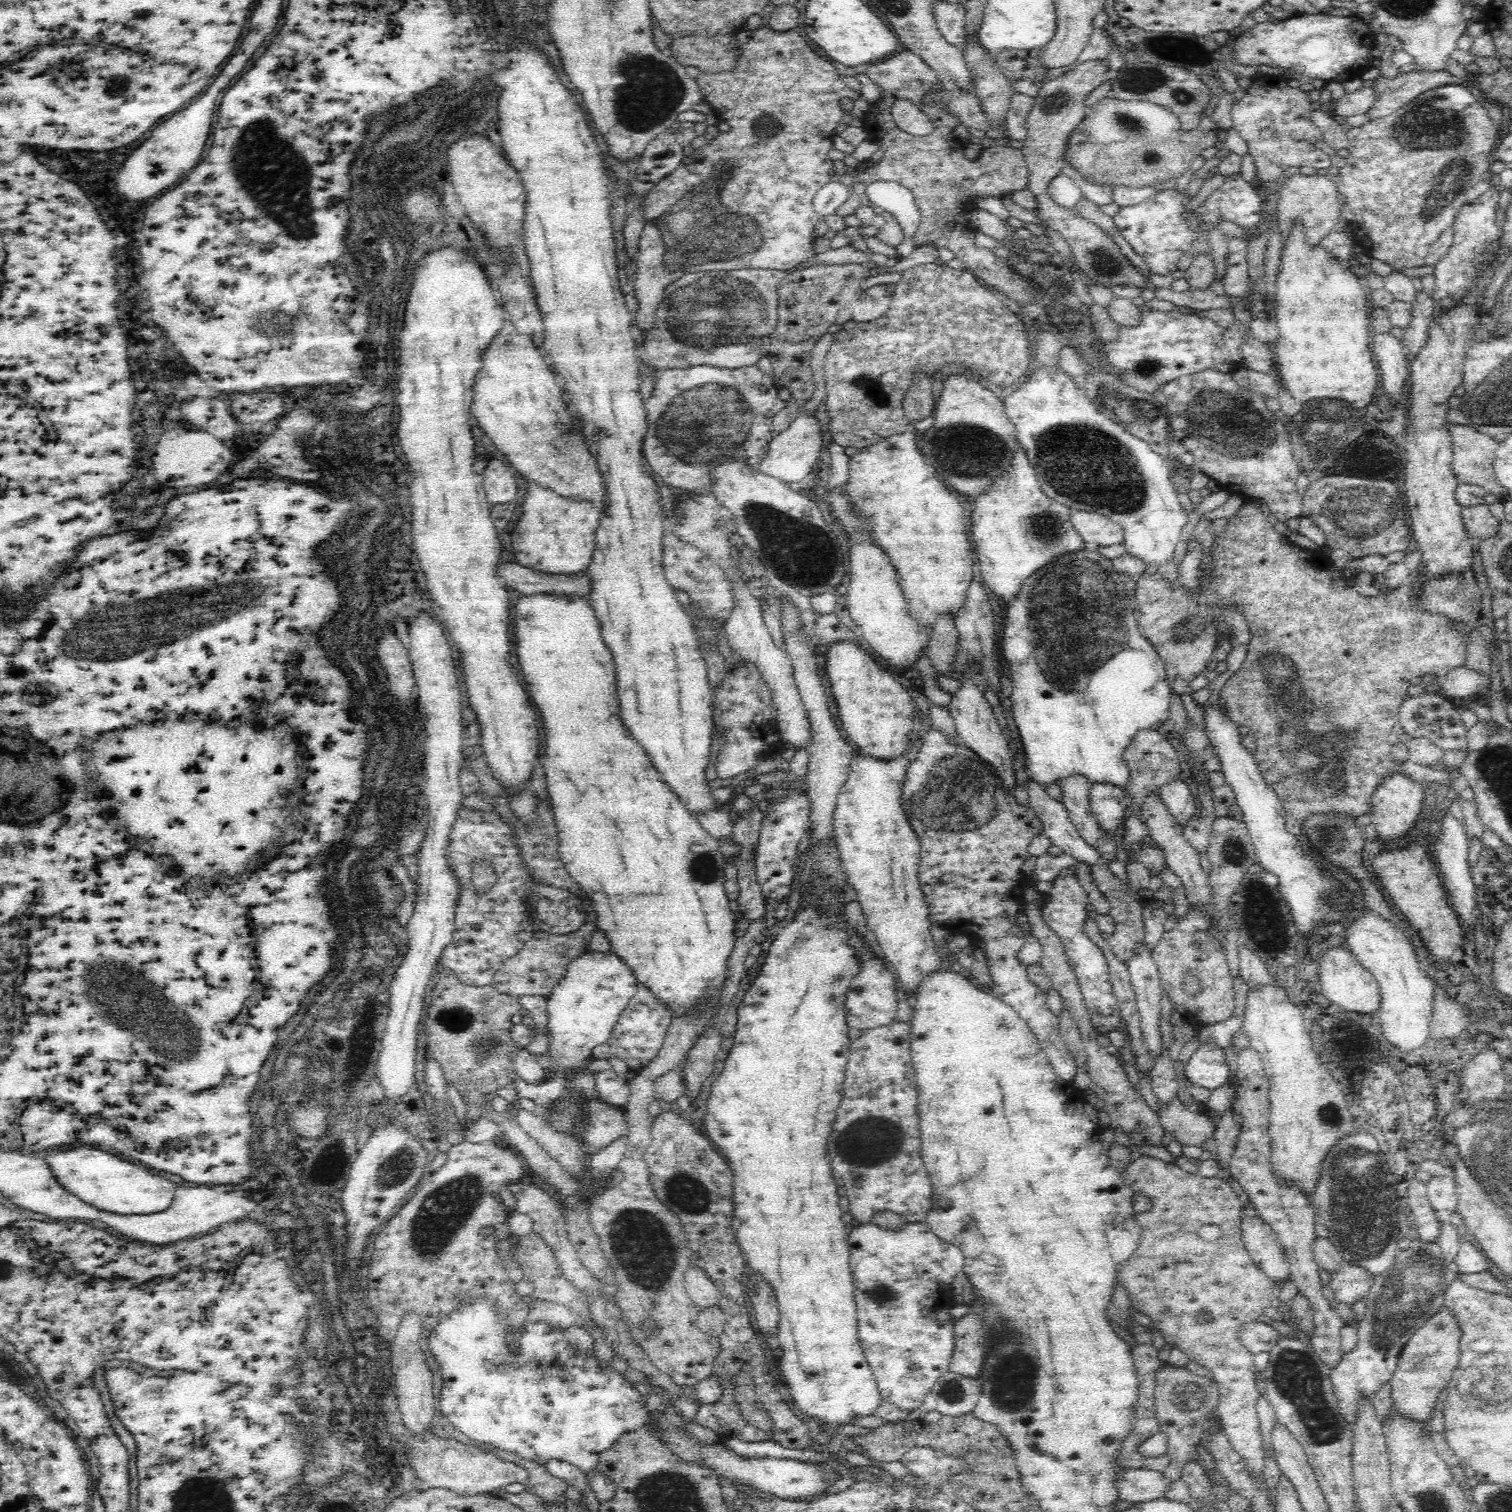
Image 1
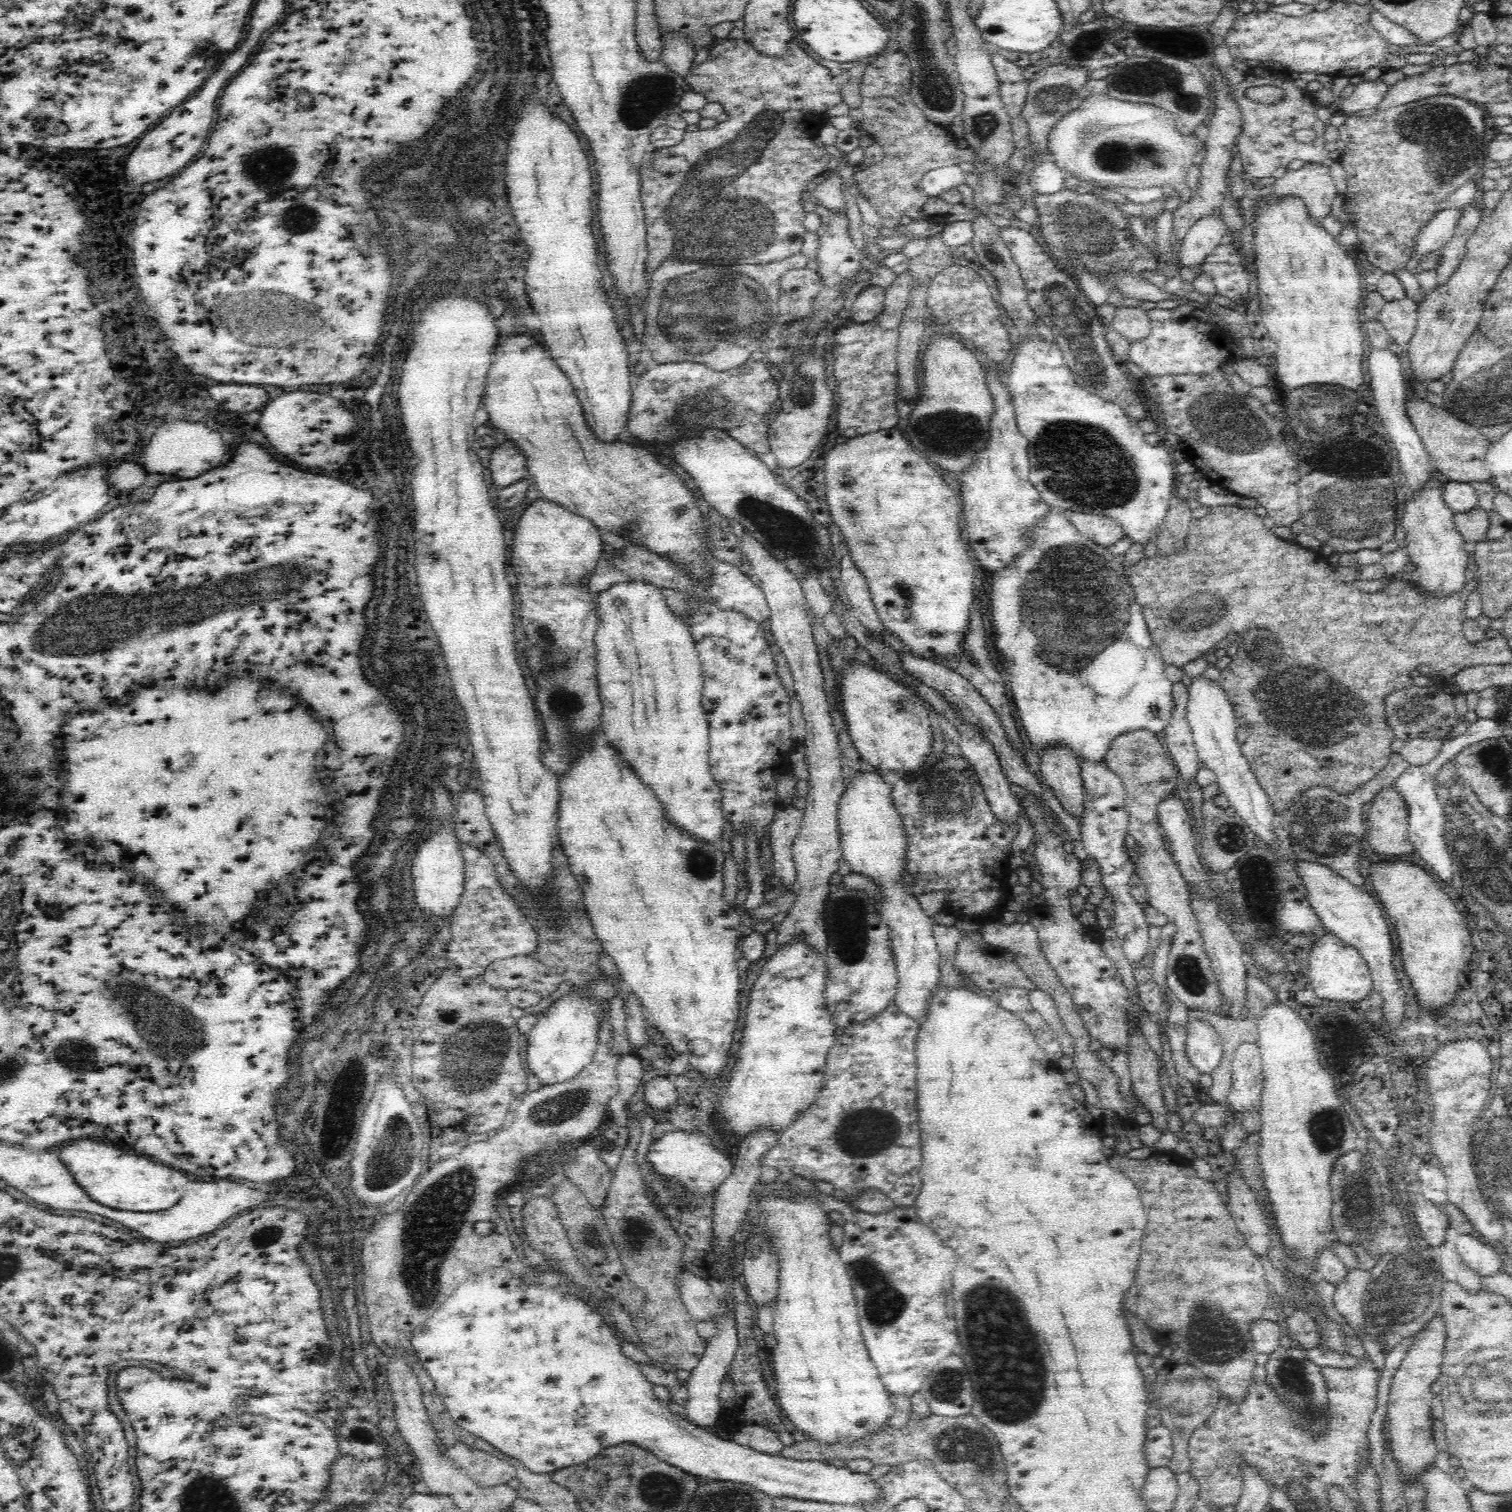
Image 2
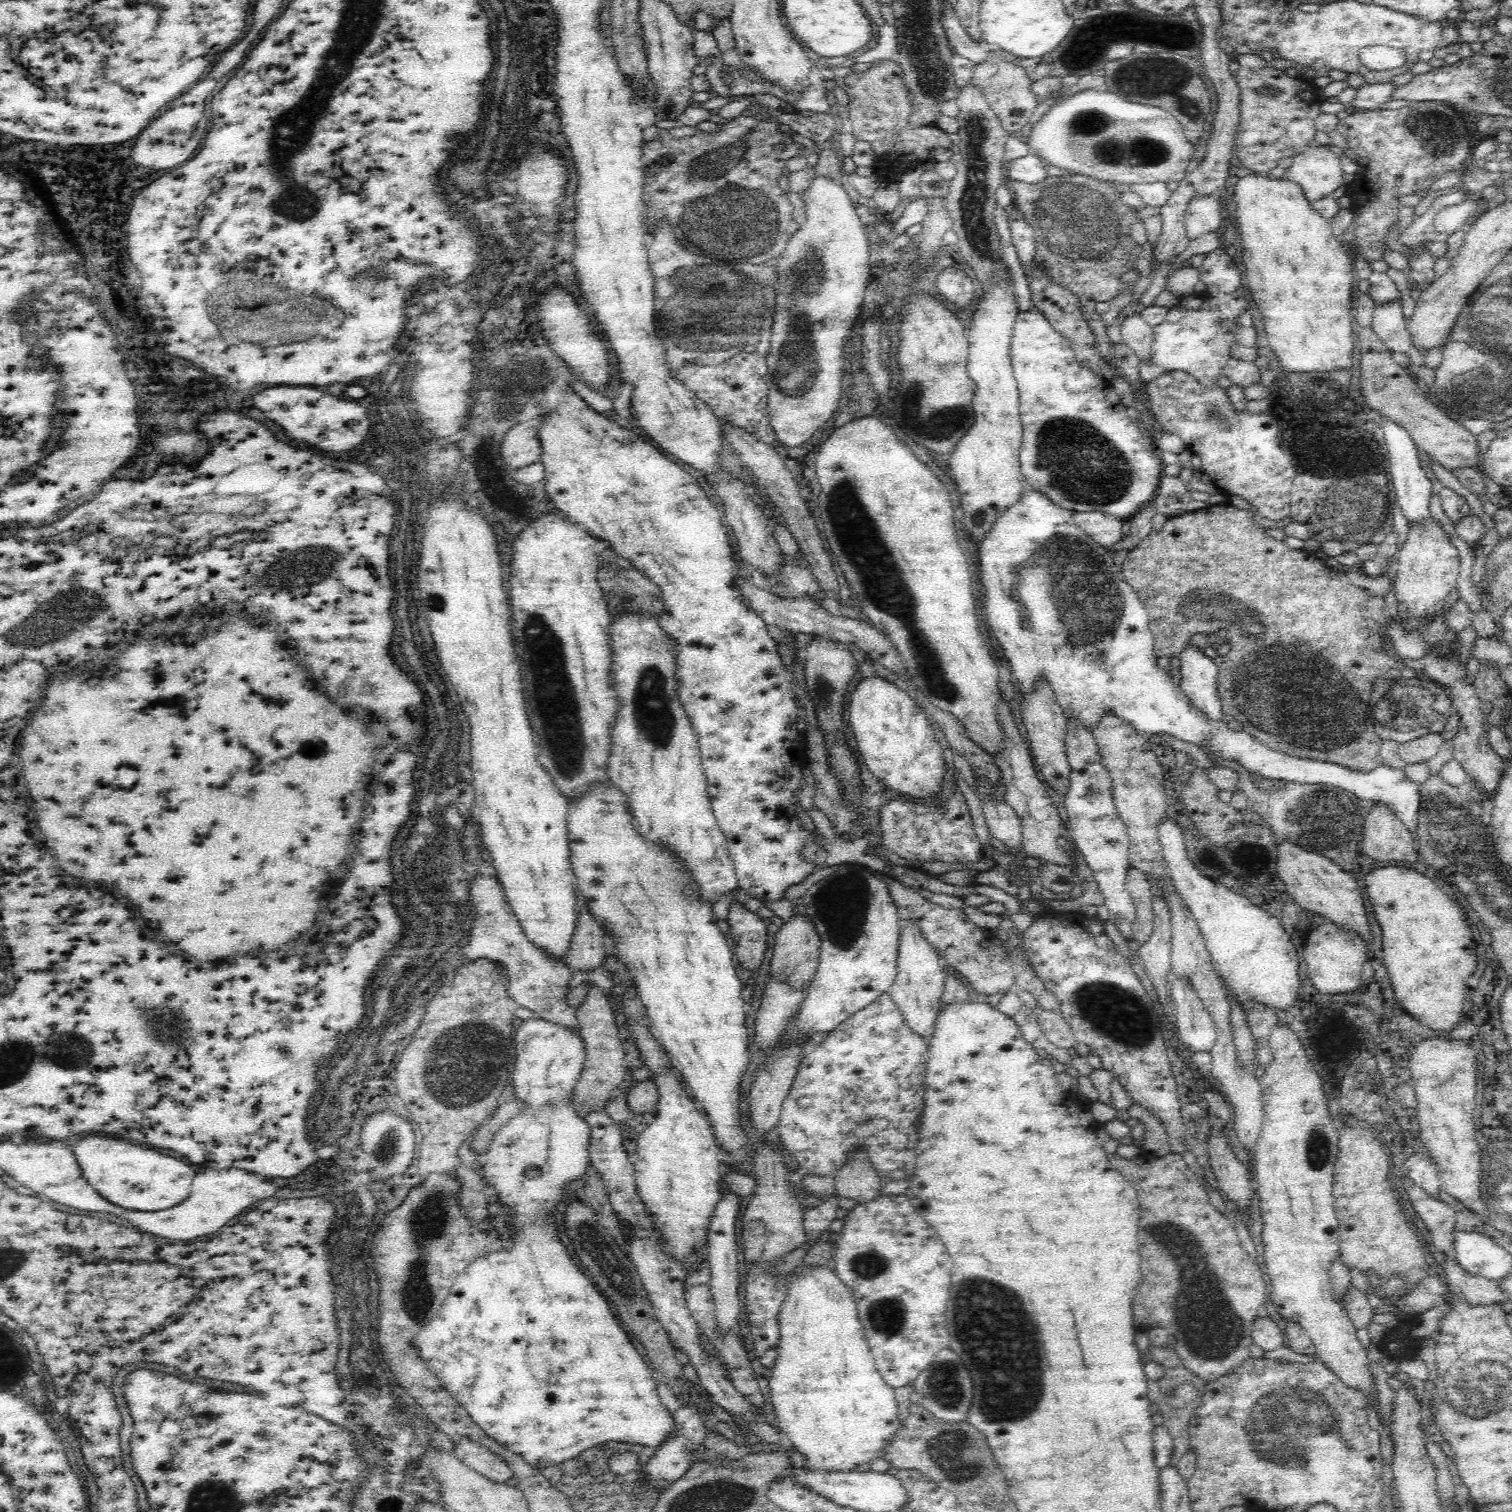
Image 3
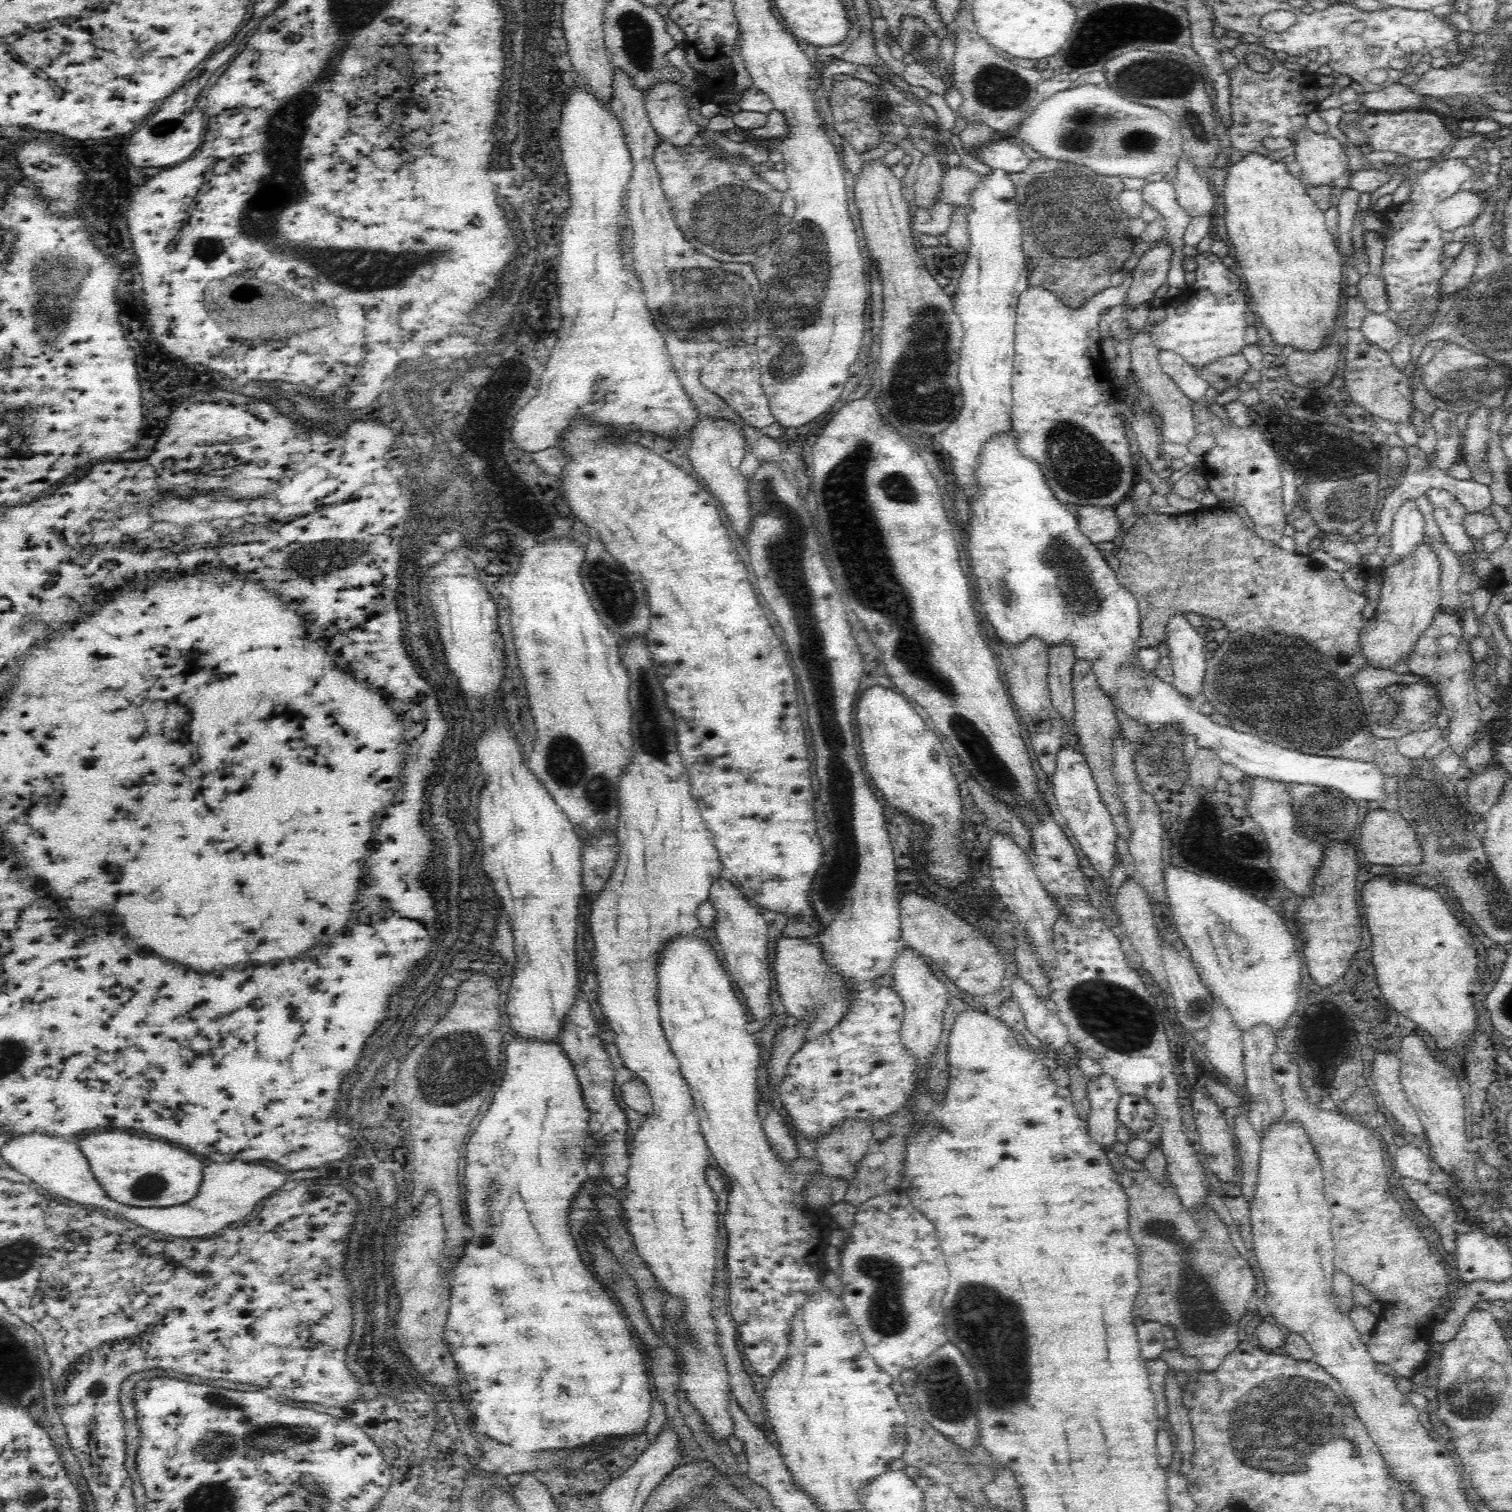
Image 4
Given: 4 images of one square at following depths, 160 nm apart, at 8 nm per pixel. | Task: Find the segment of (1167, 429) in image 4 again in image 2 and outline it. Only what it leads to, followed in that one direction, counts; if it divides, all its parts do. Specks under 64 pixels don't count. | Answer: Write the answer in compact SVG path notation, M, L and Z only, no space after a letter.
M1120 306L1116 308L1111 325L1126 340L1142 340L1150 332L1150 317L1147 310L1137 306Z

